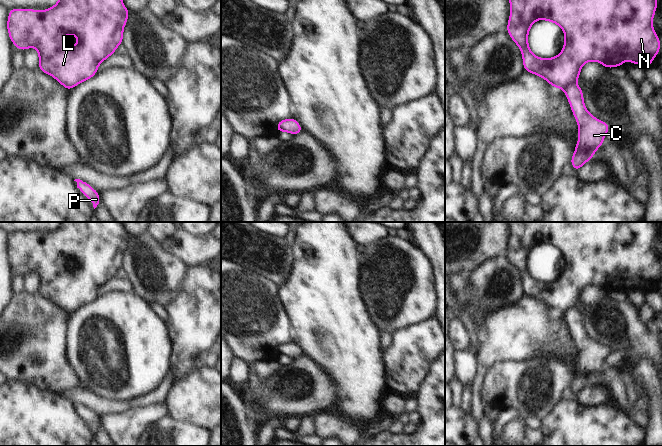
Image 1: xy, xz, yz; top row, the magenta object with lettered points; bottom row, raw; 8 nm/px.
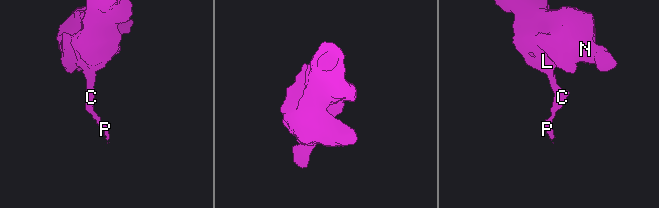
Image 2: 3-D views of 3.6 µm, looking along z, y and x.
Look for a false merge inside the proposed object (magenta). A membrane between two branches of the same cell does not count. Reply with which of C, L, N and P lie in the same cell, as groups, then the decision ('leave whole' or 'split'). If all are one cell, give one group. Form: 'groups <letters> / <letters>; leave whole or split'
groups C P / L N; split

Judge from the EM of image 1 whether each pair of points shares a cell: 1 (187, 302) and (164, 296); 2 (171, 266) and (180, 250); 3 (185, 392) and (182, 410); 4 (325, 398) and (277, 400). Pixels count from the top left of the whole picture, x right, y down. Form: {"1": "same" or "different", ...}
{"1": "different", "2": "different", "3": "same", "4": "same"}

